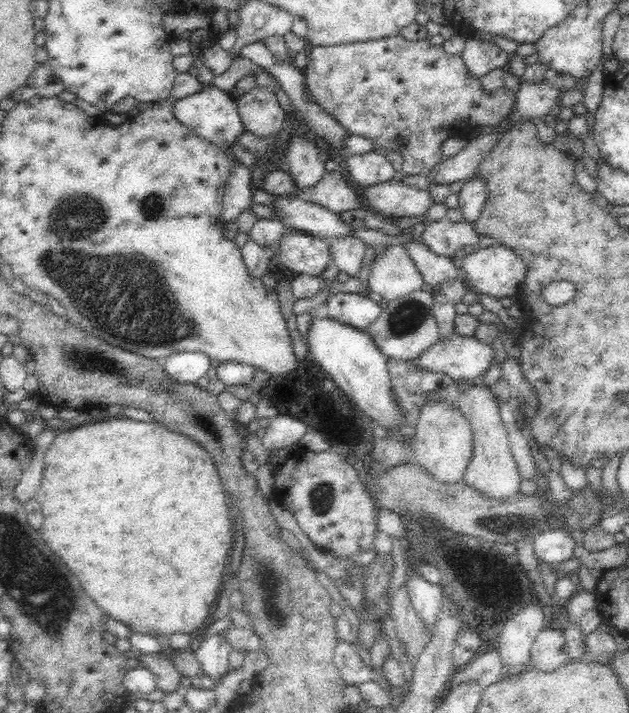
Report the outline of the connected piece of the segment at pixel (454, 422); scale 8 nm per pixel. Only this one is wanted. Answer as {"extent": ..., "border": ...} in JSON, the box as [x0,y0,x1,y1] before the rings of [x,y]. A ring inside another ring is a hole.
{"extent":[412,400,474,484],"border":[[[446,400],[426,403],[419,410],[418,424],[414,429],[414,440],[412,440],[415,448],[414,462],[438,482],[446,484],[463,482],[464,472],[474,456],[474,441],[470,424],[464,415]]]}

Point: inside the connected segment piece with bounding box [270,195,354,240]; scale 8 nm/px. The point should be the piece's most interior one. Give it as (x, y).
(294, 213)

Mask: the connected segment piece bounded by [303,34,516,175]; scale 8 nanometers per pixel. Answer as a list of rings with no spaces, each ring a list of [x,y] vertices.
[[[392,35],[386,38],[365,40],[353,43],[331,44],[331,45],[318,45],[308,48],[307,53],[308,65],[306,70],[303,70],[305,90],[307,91],[308,98],[314,103],[322,107],[322,110],[330,113],[336,122],[340,123],[342,127],[346,128],[349,134],[356,136],[363,136],[372,141],[372,144],[377,150],[387,153],[391,150],[399,152],[402,155],[403,165],[402,169],[404,174],[426,174],[431,168],[434,168],[442,159],[442,142],[448,140],[450,137],[468,137],[473,131],[480,128],[488,128],[499,124],[514,108],[516,104],[516,91],[509,90],[506,86],[502,85],[495,91],[486,91],[482,89],[482,83],[479,78],[469,74],[469,69],[464,65],[462,55],[452,55],[444,51],[442,45],[431,44],[425,40],[410,41],[402,37],[402,35]]]

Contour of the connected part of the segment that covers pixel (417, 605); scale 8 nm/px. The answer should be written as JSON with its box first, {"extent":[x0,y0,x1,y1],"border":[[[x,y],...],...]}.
{"extent":[405,572,444,633],"border":[[[418,572],[405,576],[406,590],[409,592],[410,602],[418,617],[426,623],[428,633],[433,633],[436,617],[439,615],[442,603],[442,593],[444,587],[442,584],[432,584],[422,578]]]}

